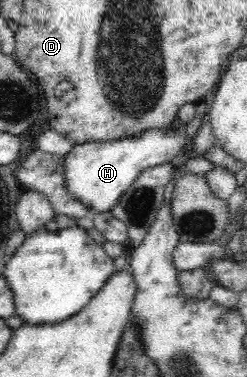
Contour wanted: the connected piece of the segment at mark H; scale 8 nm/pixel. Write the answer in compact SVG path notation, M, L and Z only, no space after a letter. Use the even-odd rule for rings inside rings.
M175 121L169 127L147 128L138 135L123 136L118 140L89 140L75 145L64 156L63 170L67 191L95 213L111 209L120 193L123 193L142 171L171 163L183 153L189 143L186 127L187 124Z

